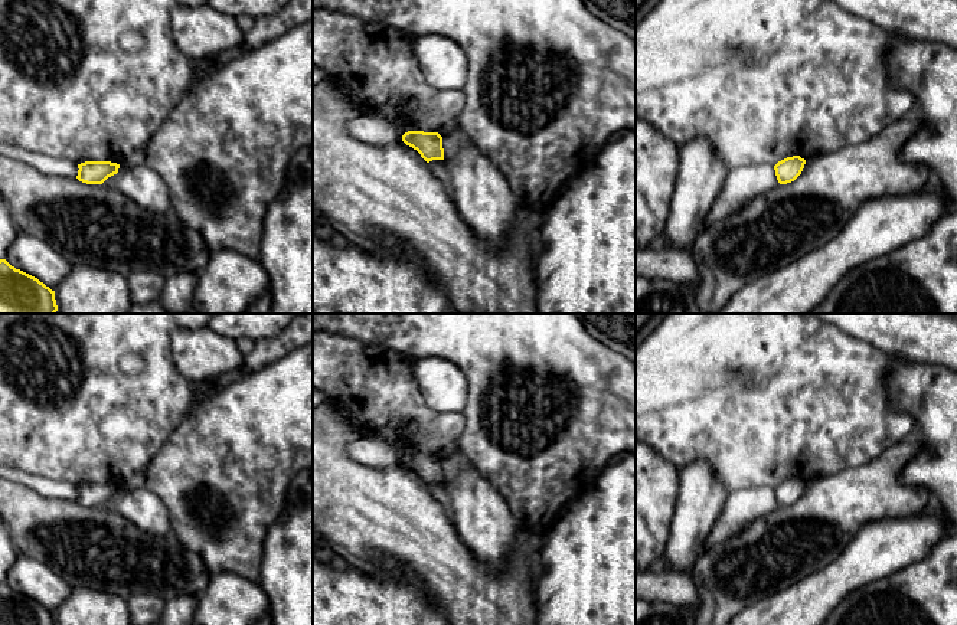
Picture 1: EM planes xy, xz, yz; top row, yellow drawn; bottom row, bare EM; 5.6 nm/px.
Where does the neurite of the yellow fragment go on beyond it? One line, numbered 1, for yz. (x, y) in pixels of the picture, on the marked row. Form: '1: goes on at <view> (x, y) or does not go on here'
1: does not go on here

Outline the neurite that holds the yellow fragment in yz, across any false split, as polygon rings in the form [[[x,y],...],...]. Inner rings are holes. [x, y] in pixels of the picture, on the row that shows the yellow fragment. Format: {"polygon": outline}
{"polygon": [[[800,156],[787,157],[774,166],[775,176],[780,184],[794,181],[803,171],[806,160]]]}

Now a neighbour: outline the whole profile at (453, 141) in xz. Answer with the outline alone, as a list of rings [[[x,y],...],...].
[[[455,128],[451,132],[444,134],[442,137],[444,158],[458,151],[468,140],[470,140],[468,135],[460,128]]]

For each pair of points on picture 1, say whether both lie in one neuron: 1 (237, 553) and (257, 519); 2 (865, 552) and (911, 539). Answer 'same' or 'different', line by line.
1: same
2: same

